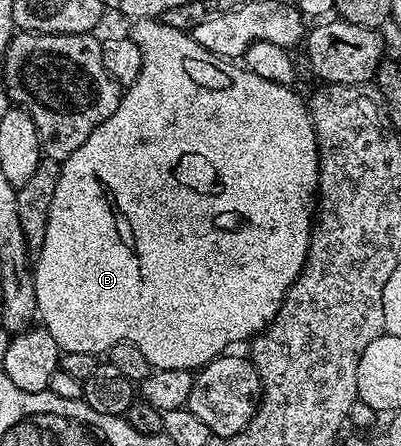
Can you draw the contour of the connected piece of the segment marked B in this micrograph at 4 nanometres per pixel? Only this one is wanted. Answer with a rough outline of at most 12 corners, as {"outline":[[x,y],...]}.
{"outline":[[137,18],[59,167],[60,351],[199,367],[277,316],[319,149],[295,88]]}

